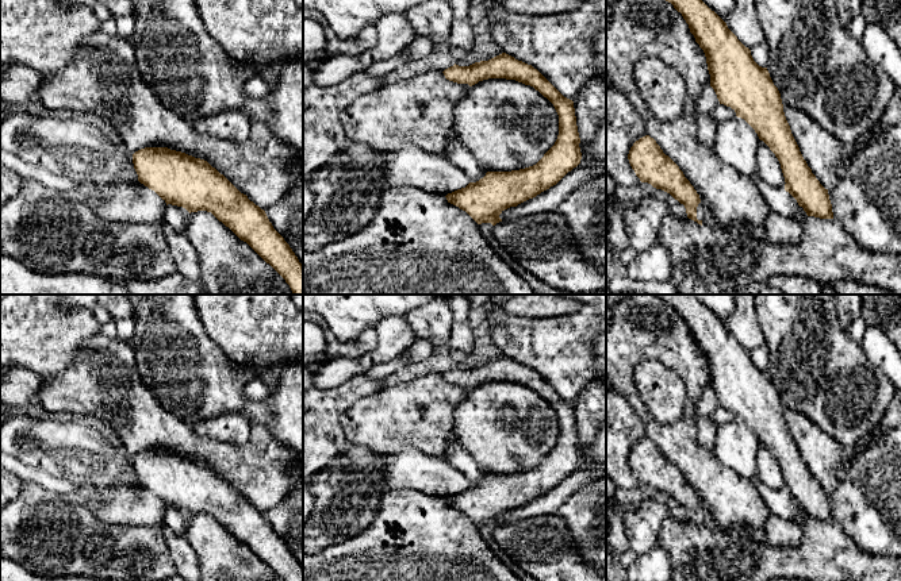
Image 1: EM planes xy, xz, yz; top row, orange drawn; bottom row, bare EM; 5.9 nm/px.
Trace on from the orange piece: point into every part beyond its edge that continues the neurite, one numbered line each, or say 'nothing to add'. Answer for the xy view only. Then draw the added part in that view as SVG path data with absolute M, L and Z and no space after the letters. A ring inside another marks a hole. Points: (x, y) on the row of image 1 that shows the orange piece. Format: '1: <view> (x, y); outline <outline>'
nothing to add

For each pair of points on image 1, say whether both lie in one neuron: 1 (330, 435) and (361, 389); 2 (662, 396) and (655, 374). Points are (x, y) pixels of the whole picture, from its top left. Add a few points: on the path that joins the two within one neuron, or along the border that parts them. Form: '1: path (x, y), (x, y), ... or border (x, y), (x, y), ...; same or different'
1: path (330, 422), (330, 412), (348, 395); same
2: path (662, 391), (655, 380); same

